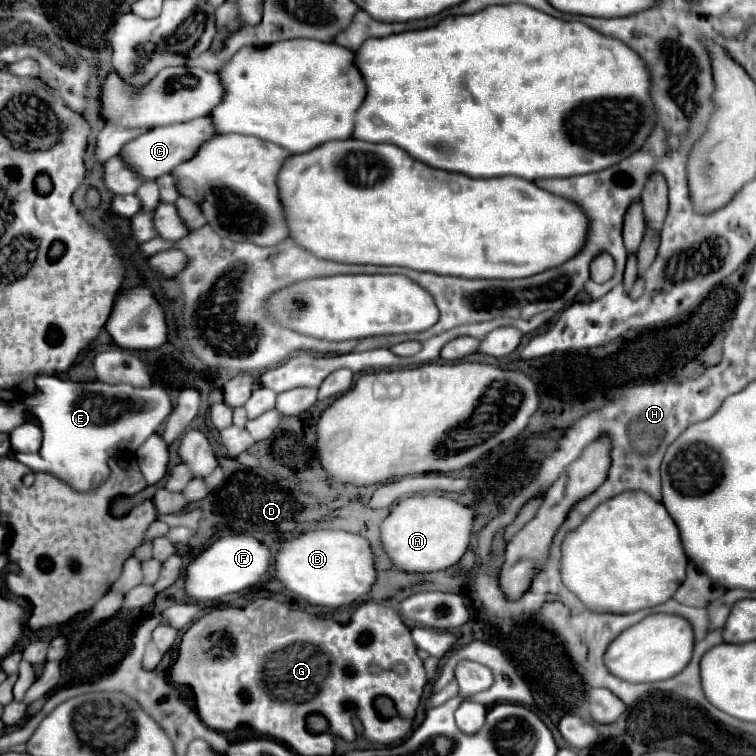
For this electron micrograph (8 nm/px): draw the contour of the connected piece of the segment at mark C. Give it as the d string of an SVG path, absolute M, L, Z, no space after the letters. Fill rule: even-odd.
M211 116L195 118L191 122L177 122L171 126L159 126L159 128L149 130L147 134L135 138L133 142L129 142L121 150L119 156L123 156L125 162L133 170L139 170L139 174L143 174L143 178L153 180L163 174L171 174L175 170L175 166L191 160L199 152L199 146L203 146L203 142L207 142L207 138L215 138L215 134L217 134L217 130L215 130L215 124L211 122Z

